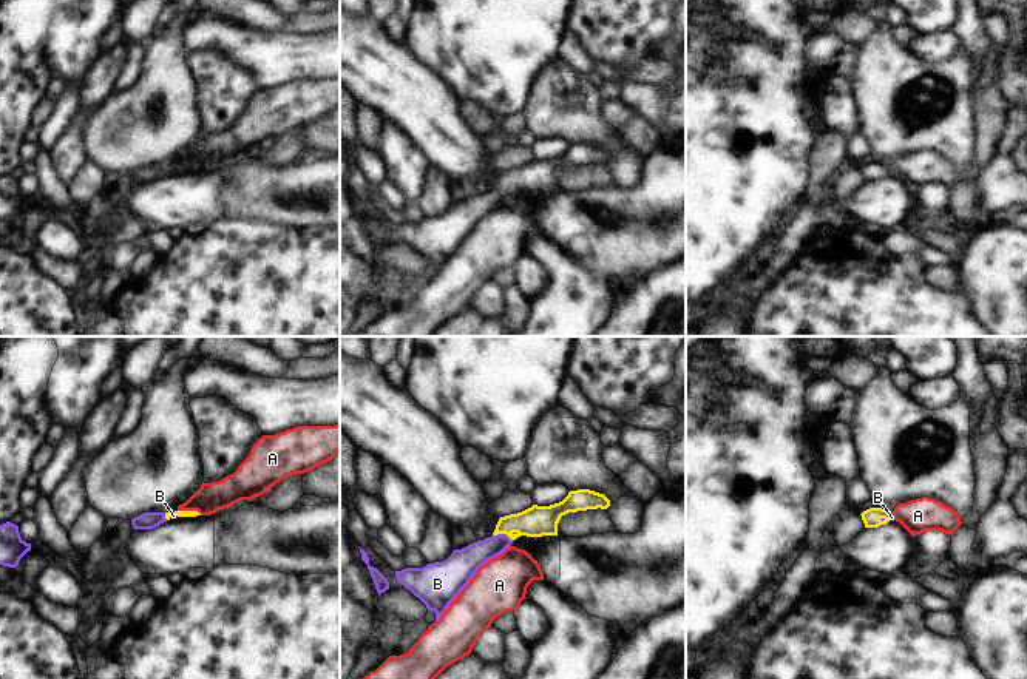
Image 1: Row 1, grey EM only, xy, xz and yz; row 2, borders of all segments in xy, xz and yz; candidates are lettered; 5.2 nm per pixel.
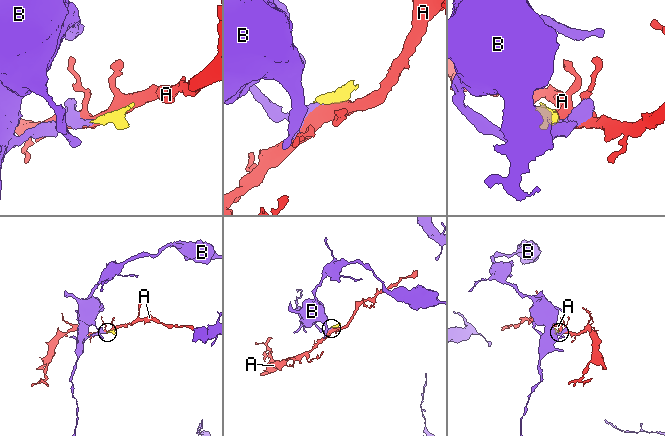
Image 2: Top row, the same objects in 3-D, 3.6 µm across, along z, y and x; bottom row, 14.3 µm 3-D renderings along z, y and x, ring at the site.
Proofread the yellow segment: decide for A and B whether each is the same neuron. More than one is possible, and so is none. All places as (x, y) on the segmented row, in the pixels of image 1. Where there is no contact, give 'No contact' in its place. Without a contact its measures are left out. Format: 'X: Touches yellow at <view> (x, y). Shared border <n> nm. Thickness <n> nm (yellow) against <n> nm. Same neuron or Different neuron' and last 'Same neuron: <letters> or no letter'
A: Touches yellow at xy (190, 511). Shared border 130 nm. Thickness 30 nm (yellow) against 160 nm. Different neuron
B: Touches yellow at xz (502, 533). Shared border 110 nm. Thickness 160 nm (yellow) against 150 nm. Same neuron
Same neuron: B

